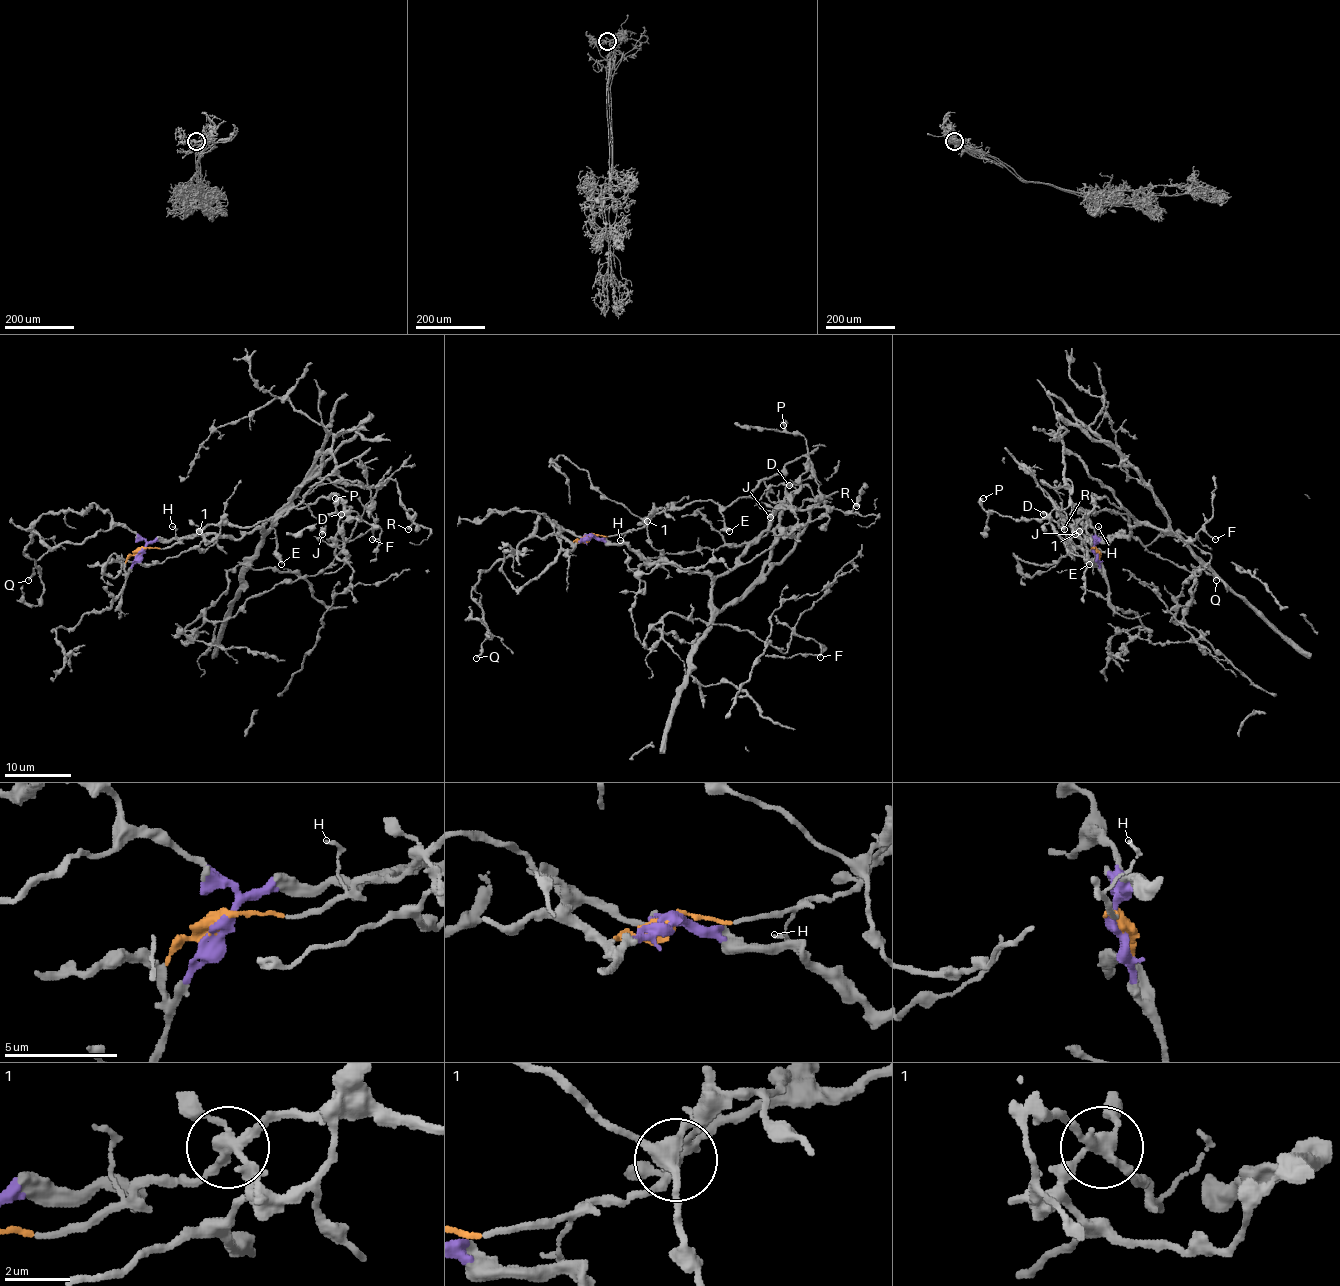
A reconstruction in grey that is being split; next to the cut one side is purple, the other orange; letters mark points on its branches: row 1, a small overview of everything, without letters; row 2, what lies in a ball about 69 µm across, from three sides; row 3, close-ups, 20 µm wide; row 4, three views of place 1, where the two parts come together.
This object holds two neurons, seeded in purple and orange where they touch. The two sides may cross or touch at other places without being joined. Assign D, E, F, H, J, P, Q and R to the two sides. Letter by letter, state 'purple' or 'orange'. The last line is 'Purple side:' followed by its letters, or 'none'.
D: purple
E: orange
F: purple
H: orange
J: orange
P: purple
Q: purple
R: purple
Purple side: D, F, P, Q, R

